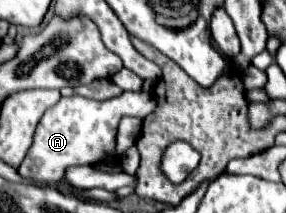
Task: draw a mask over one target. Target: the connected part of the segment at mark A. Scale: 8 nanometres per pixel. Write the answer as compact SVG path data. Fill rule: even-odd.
M125 91L119 97L107 101L95 101L87 97L61 97L55 107L49 107L41 117L35 141L19 167L23 177L31 177L35 181L61 181L63 171L69 165L95 165L107 159L117 159L115 155L115 133L119 119L125 115L135 113L135 117L147 117L155 111L157 101L143 91L131 93Z

